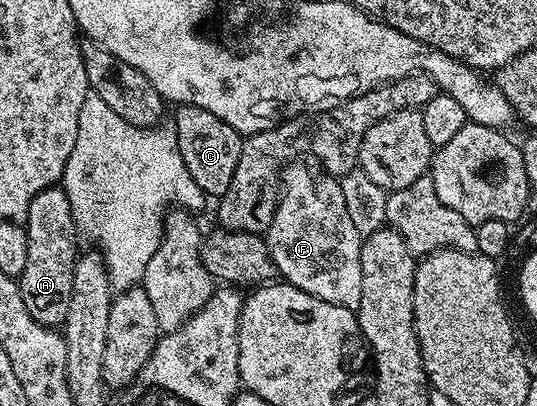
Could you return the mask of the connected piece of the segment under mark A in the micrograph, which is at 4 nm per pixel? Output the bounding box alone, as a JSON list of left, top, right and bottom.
[19,185,79,328]

